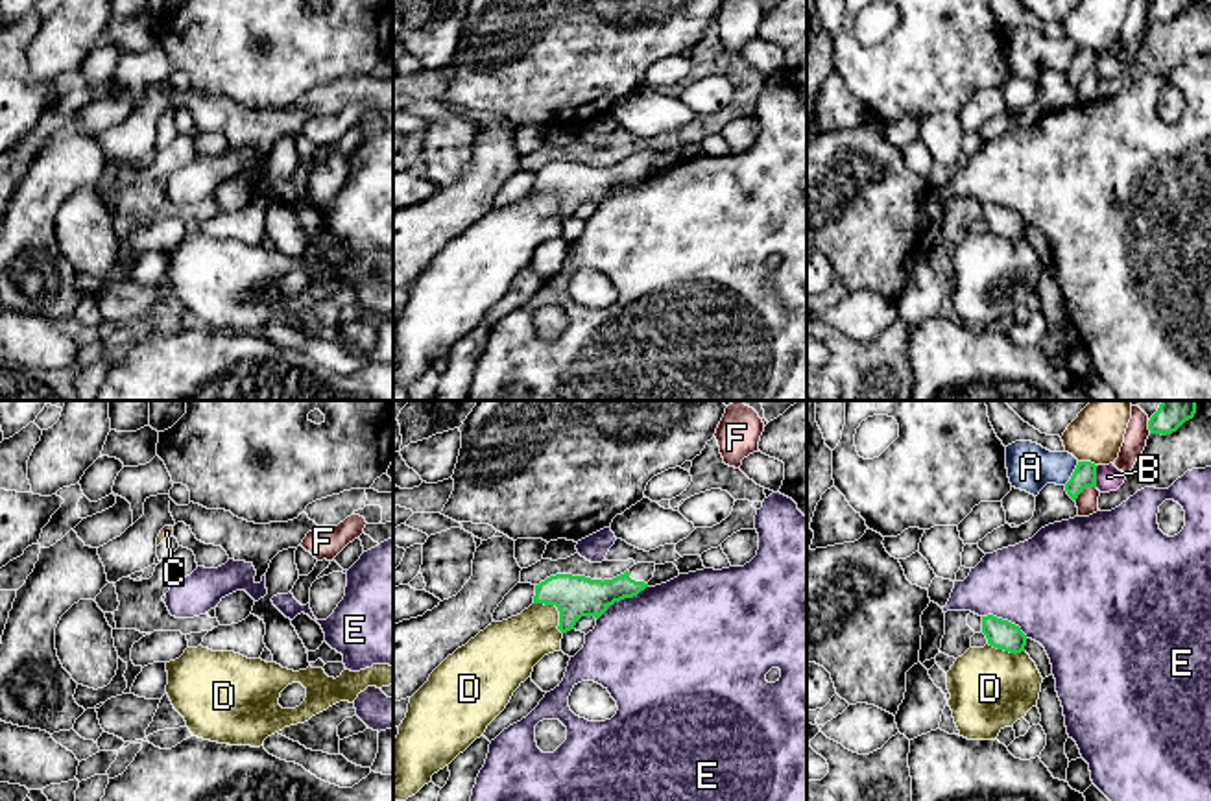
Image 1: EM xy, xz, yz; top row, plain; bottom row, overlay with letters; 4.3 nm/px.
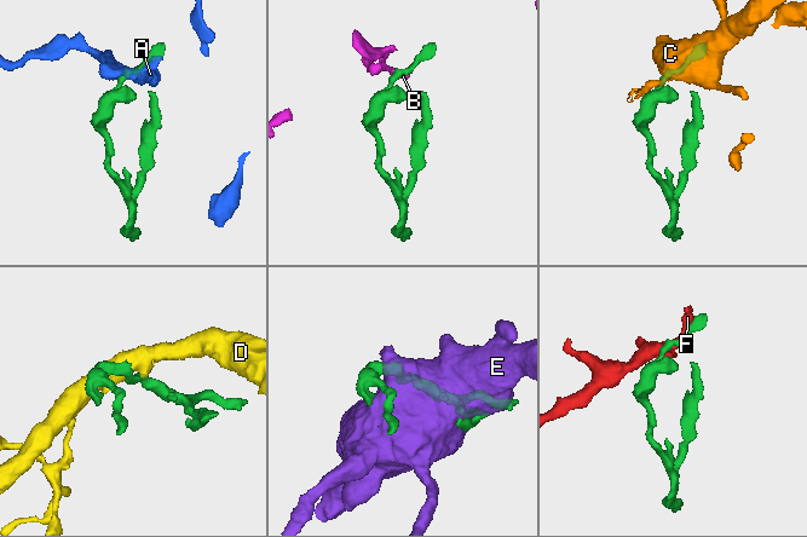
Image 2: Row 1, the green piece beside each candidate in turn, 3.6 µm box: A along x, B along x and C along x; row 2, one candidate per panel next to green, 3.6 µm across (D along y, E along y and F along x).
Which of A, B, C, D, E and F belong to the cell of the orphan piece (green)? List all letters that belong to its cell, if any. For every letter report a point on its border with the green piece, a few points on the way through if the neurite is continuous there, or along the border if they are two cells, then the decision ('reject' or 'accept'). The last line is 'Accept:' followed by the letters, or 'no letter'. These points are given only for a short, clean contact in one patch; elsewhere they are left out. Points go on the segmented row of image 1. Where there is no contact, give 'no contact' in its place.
A: meets green in yz at (1073, 473); border along yz (1079, 462), (1064, 484); reject
B: meets green in yz at (1095, 477); border along yz (1099, 466), (1095, 486); reject
C: meets green in yz at (1088, 462); reject
D: meets green in xz at (558, 609); reject
E: meets green in xz at (621, 598); reject
F: meets green in yz at (1084, 488); reject
Accept: no letter

